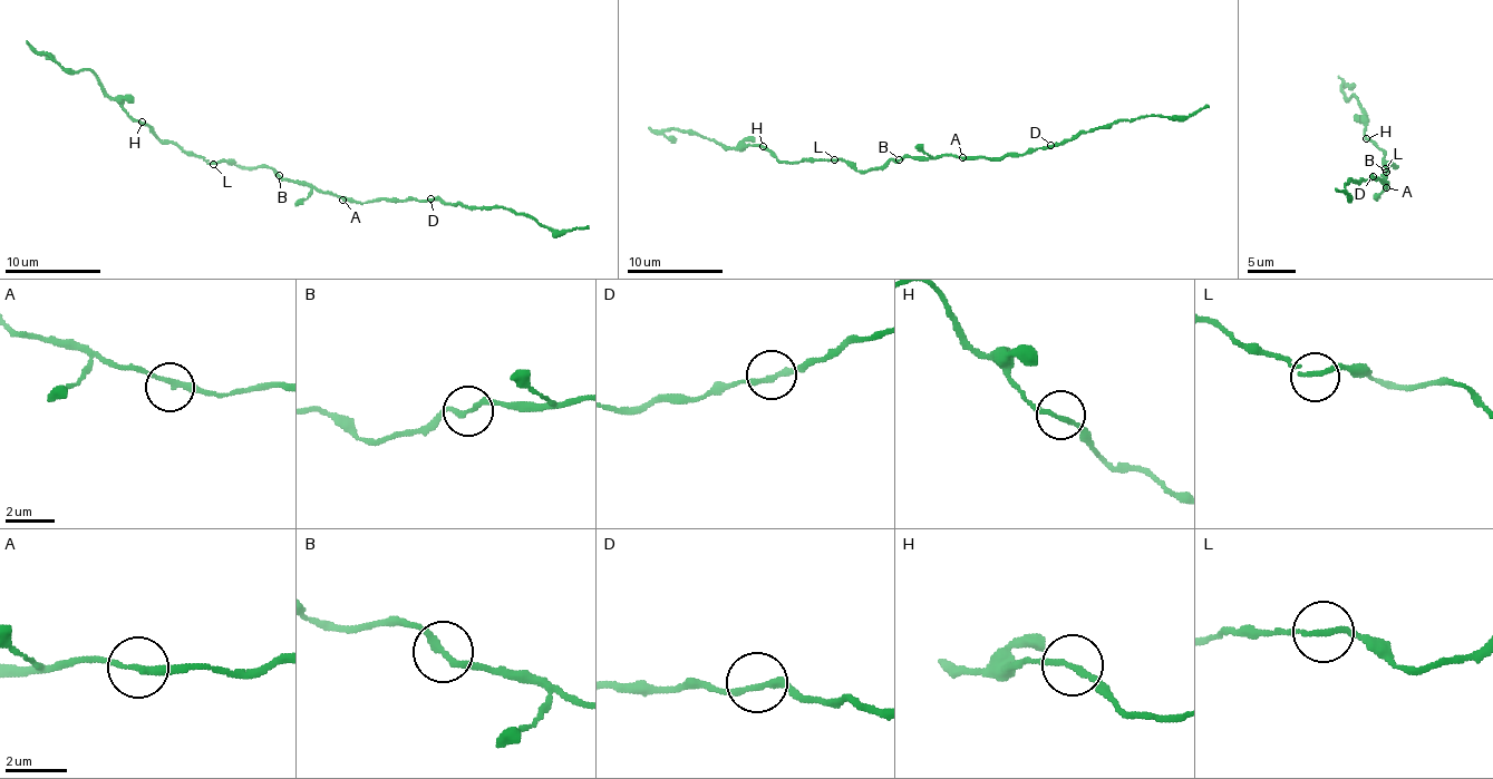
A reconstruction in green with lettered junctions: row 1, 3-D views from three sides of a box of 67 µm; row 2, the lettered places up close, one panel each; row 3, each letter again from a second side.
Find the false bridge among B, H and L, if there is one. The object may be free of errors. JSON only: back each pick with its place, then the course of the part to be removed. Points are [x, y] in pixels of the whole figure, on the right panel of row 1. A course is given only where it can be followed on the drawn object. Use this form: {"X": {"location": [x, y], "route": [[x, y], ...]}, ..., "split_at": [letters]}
{"split_at": []}

